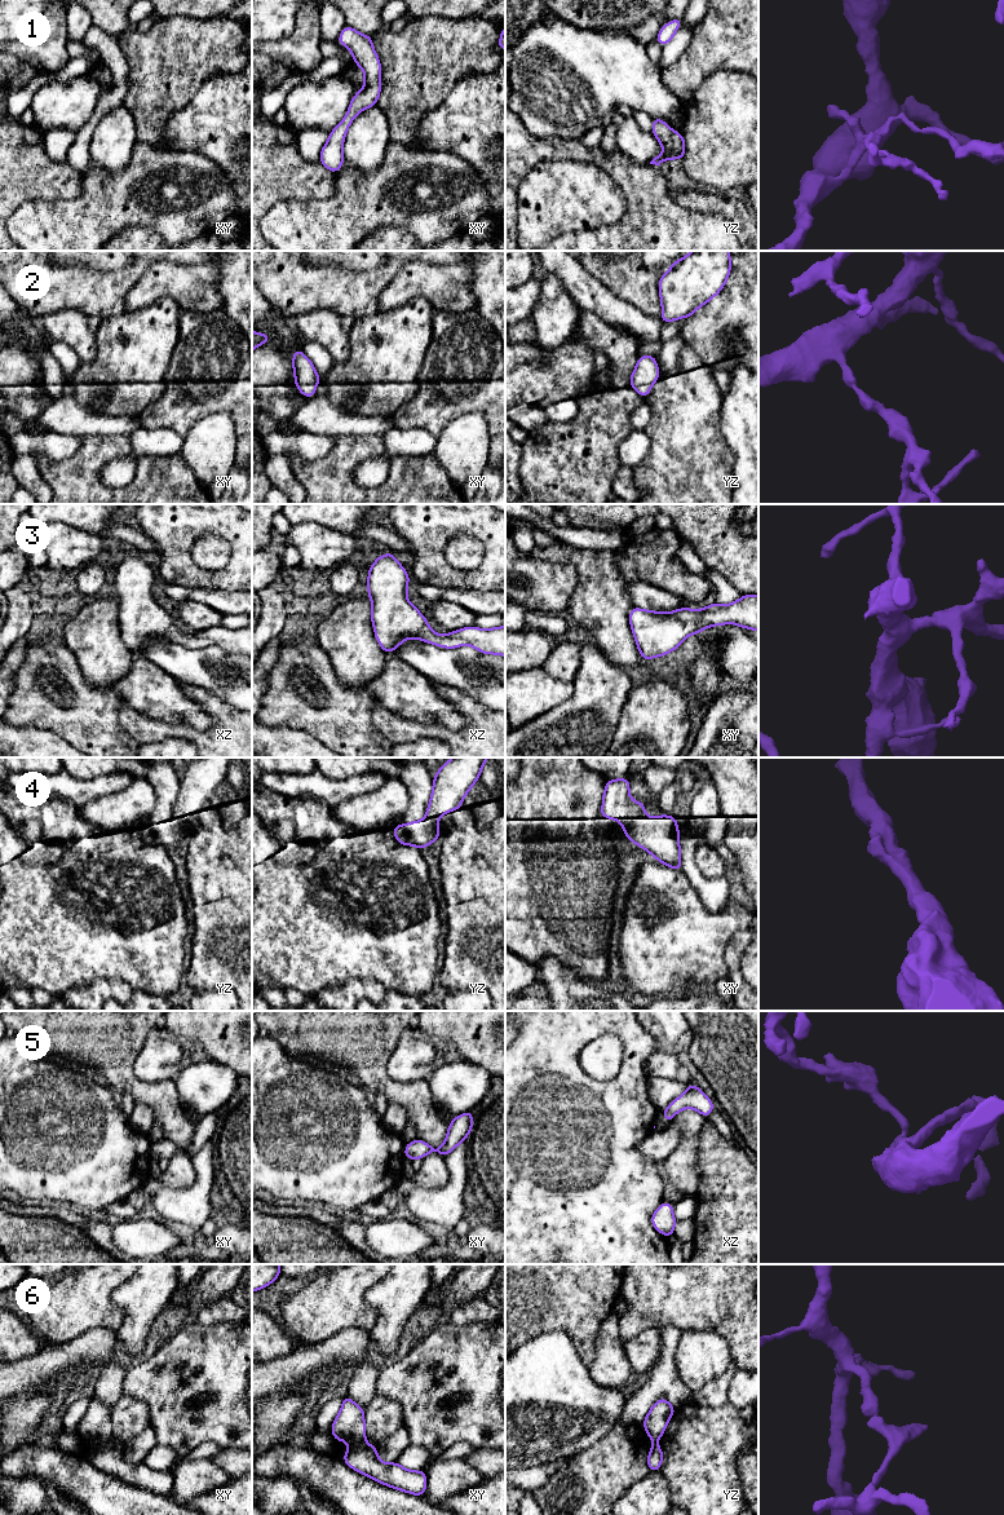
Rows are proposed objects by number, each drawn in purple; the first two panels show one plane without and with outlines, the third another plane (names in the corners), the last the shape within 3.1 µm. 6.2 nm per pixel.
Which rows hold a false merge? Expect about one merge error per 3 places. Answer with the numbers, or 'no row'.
6

